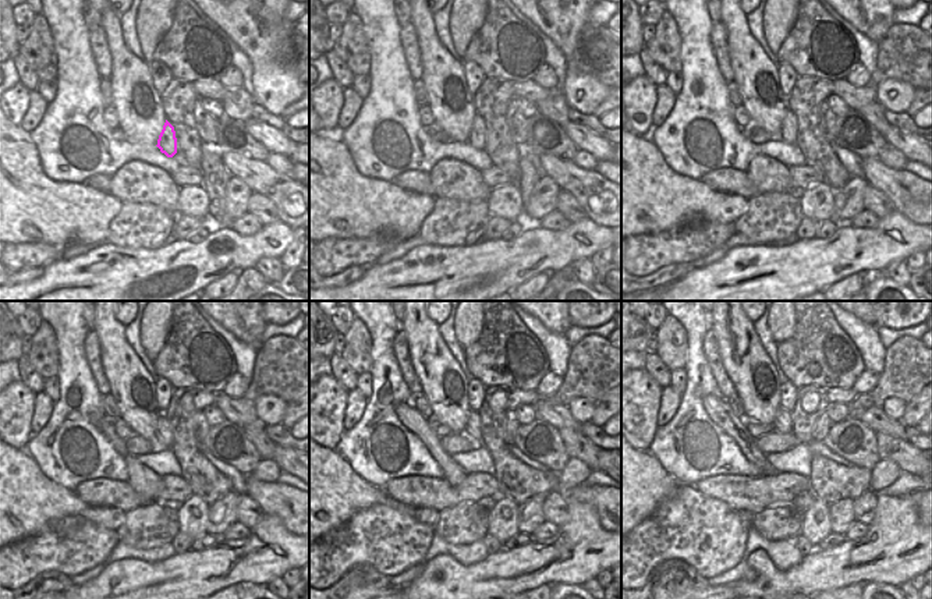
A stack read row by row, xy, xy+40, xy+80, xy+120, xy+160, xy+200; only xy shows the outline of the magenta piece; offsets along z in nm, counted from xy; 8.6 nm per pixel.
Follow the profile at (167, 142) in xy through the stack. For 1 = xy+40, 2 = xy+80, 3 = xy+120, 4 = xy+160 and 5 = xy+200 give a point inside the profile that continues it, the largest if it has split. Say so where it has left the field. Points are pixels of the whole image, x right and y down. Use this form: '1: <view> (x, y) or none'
1: xy+40 (478, 133)
2: xy+80 (789, 126)
3: xy+120 (163, 432)
4: xy+160 (472, 428)
5: xy+200 (783, 422)

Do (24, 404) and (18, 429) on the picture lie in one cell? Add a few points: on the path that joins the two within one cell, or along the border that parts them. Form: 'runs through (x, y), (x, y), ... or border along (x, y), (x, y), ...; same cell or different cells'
runs through (18, 410), (18, 424); same cell

